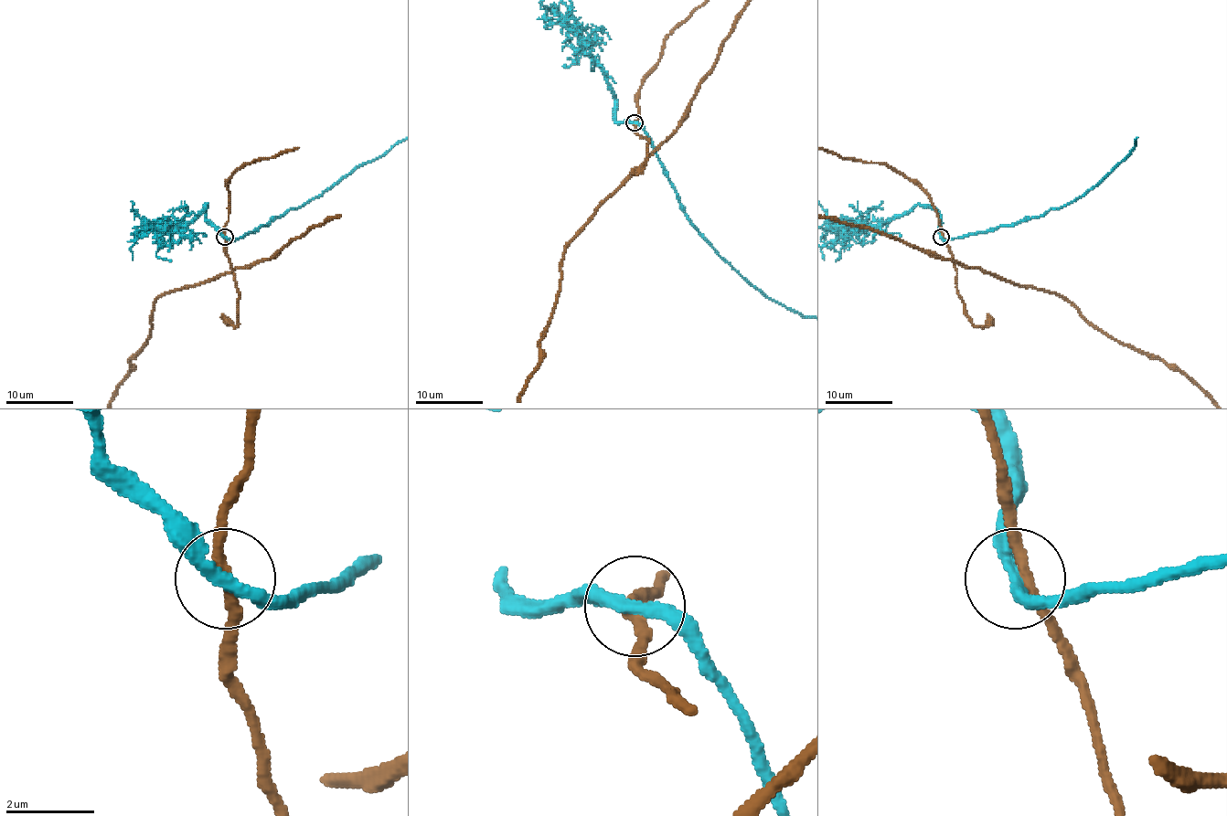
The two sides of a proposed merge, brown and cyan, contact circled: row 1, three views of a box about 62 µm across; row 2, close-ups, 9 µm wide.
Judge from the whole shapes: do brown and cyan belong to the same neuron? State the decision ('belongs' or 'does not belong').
does not belong

